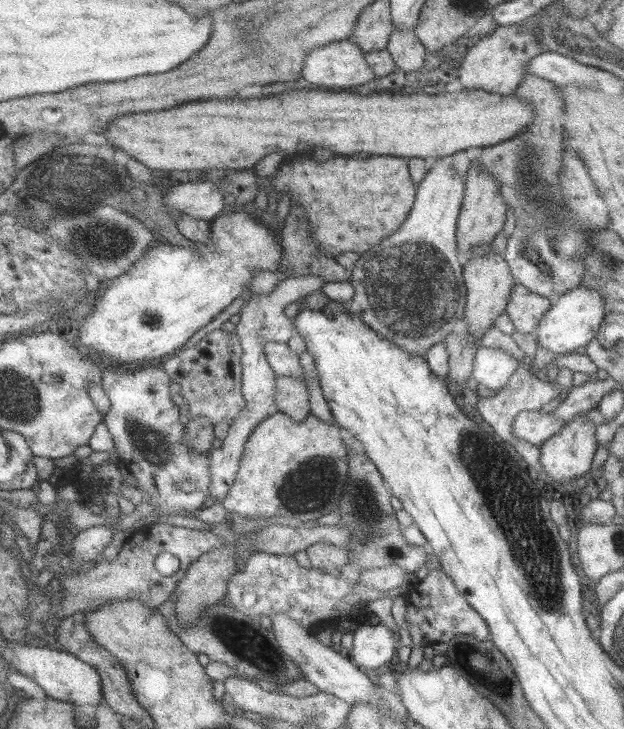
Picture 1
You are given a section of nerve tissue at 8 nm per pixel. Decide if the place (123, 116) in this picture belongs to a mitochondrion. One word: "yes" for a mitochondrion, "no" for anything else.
no

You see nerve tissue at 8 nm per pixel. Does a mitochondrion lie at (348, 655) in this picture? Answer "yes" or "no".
no

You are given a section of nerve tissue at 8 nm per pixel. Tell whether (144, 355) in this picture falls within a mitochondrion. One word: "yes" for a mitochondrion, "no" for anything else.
no

